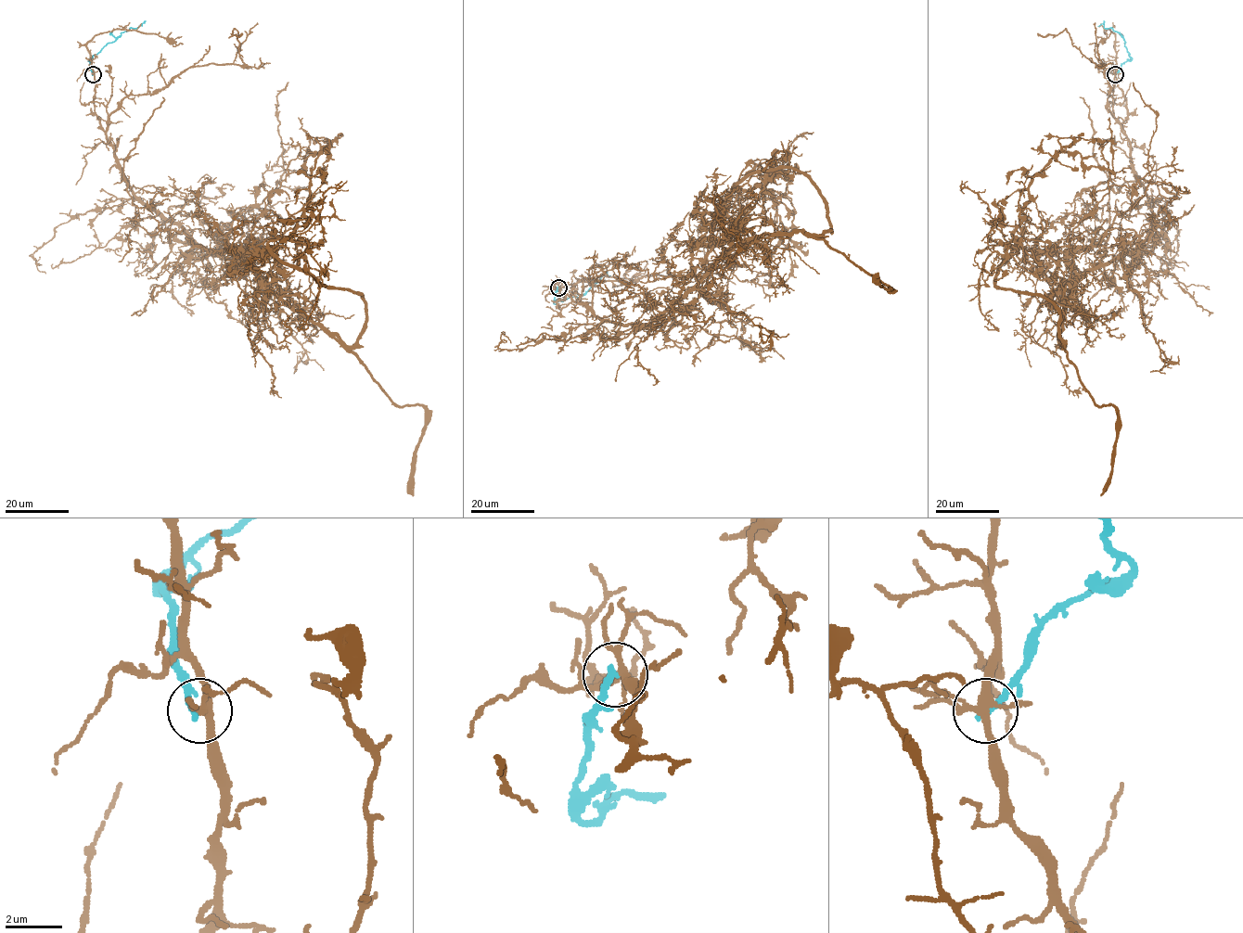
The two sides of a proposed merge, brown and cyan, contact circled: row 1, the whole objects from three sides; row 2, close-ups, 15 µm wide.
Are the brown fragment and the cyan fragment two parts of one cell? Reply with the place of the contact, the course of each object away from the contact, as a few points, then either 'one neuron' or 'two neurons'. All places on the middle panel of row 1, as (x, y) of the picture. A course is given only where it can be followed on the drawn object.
place (558, 287); course brown (558, 287), (559, 299), (566, 294), (601, 320), (652, 324), (727, 251), (800, 231), (890, 287), (877, 273); course cyan (558, 287), (555, 294), (557, 302), (583, 295), (607, 274), (607, 270); two neurons

